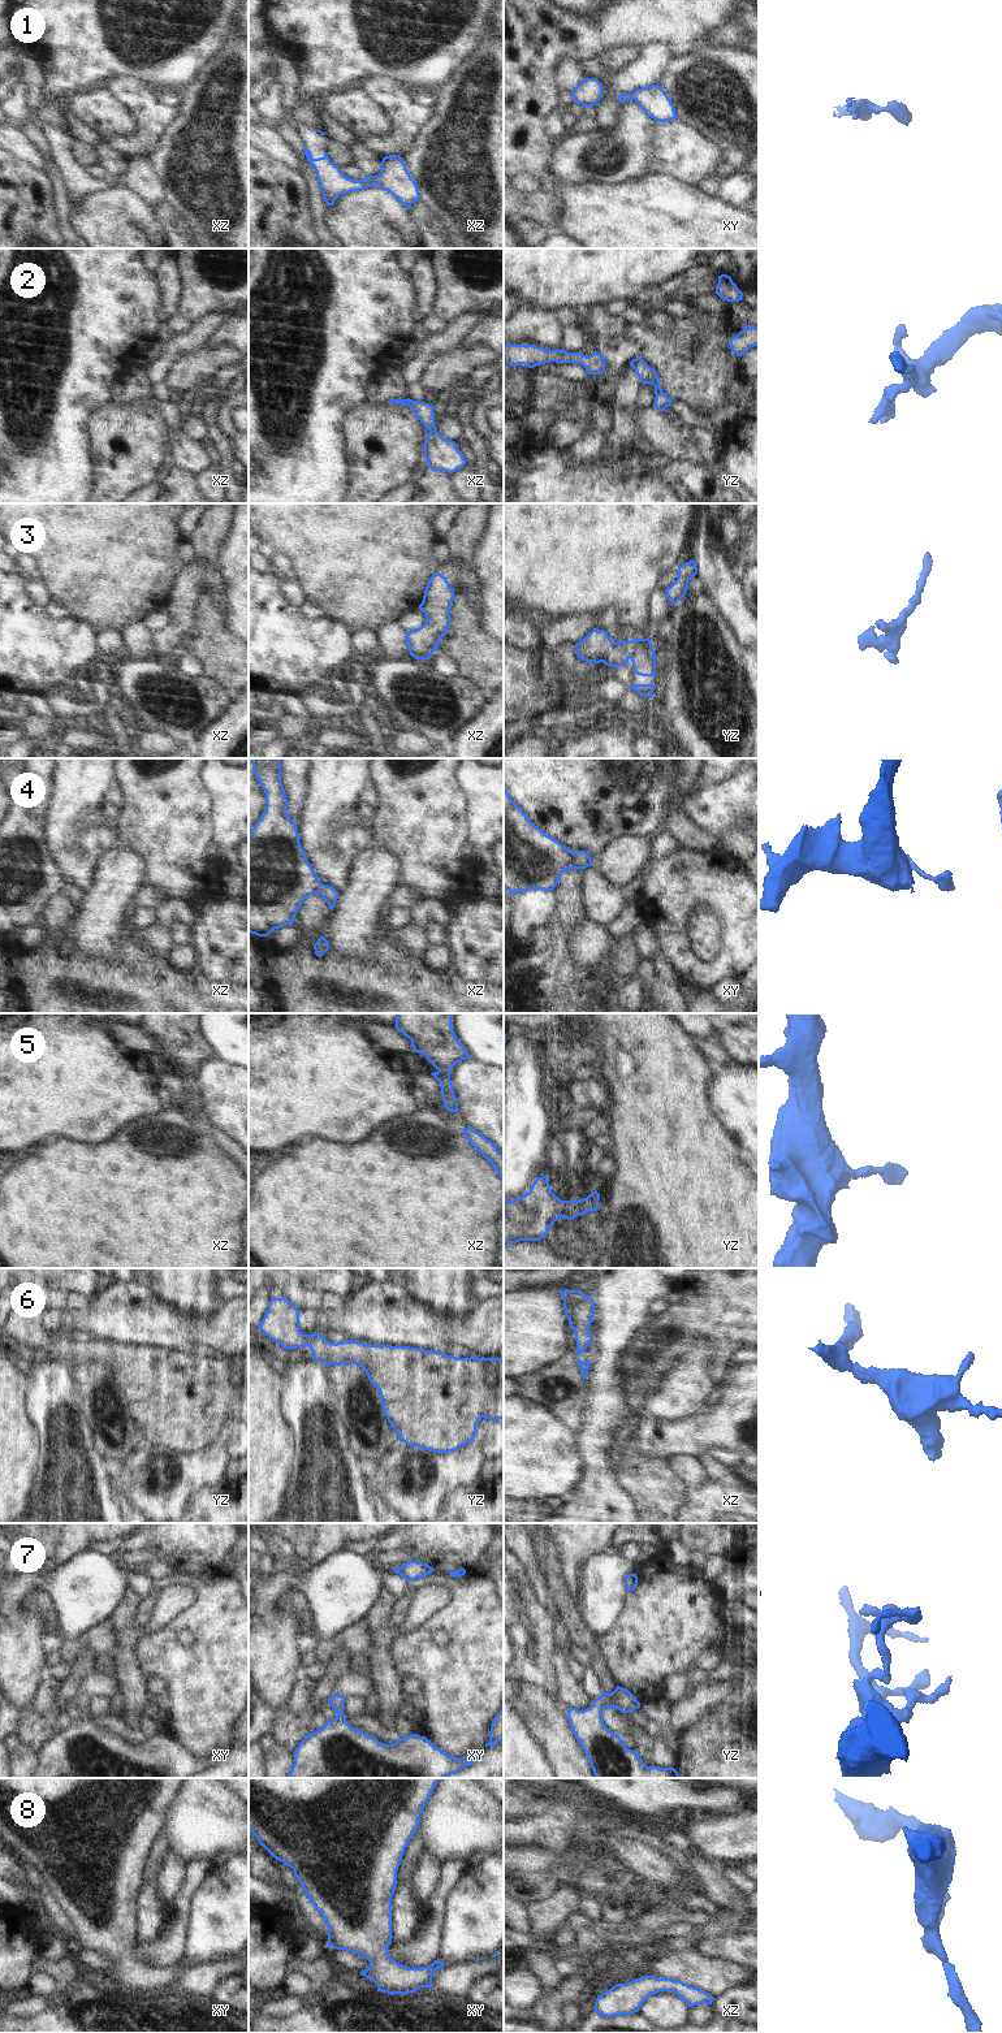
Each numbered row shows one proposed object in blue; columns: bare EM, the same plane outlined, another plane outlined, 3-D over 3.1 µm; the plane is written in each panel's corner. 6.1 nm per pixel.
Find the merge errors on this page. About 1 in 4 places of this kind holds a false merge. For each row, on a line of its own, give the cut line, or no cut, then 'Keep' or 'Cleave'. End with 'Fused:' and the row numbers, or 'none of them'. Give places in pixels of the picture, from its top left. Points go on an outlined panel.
1: No split. Keep
2: No split. Keep
3: No split. Keep
4: No split. Keep
5: No split. Keep
6: No split. Keep
7: No split. Keep
8: No split. Keep
Fused: none of them

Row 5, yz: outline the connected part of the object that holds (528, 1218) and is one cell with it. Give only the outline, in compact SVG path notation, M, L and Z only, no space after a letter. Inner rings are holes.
M536 1177L530 1191L517 1199L504 1197L504 1245L519 1241L539 1241L560 1217L567 1220L599 1208L600 1194L592 1191L579 1201L556 1197L548 1177Z

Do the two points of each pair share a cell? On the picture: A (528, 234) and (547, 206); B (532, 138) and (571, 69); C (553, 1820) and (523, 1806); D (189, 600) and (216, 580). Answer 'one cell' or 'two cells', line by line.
A: two cells
B: two cells
C: two cells
D: one cell

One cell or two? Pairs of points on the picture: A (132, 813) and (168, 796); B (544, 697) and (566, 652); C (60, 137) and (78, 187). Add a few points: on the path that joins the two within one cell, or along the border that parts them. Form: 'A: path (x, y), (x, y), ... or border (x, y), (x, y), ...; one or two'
A: path (141, 813), (151, 813), (159, 805); one
B: path (544, 686), (544, 674), (555, 664); one
C: path (60, 150), (73, 174); one

